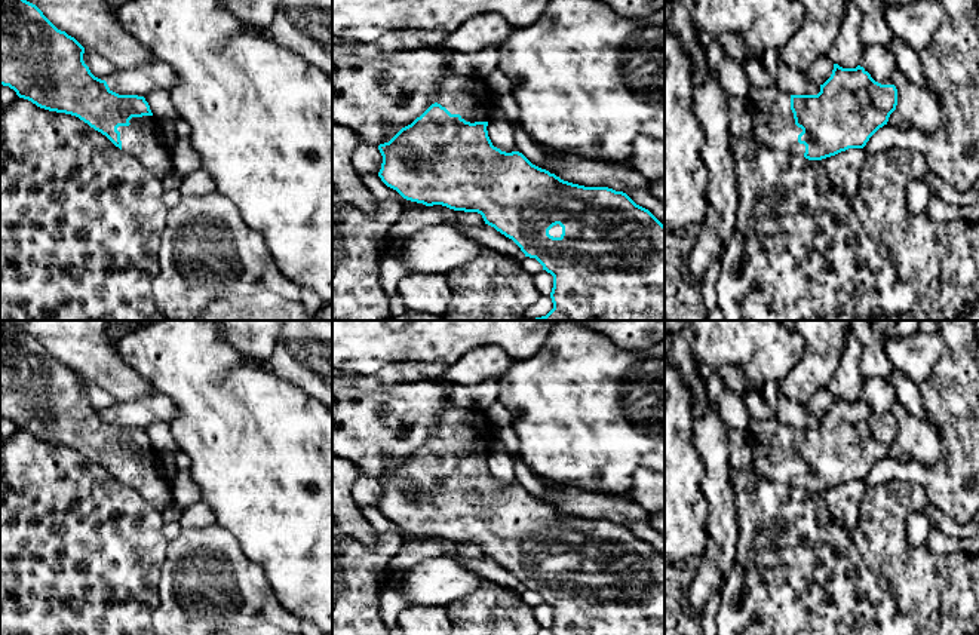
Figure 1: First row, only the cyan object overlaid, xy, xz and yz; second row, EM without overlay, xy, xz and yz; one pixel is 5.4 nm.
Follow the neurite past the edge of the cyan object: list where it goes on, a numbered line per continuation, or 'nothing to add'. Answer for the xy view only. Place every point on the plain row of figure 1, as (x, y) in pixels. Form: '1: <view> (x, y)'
1: xy (141, 471)

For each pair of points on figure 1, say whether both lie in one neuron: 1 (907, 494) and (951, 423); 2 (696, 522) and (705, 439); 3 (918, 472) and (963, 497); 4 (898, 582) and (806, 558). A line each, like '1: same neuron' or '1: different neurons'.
1: different neurons
2: different neurons
3: same neuron
4: different neurons

